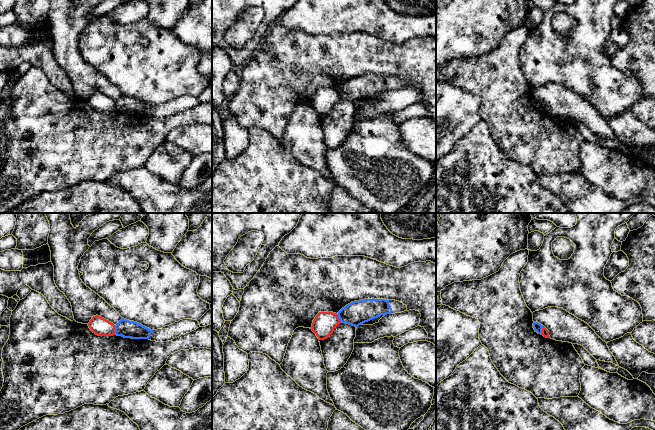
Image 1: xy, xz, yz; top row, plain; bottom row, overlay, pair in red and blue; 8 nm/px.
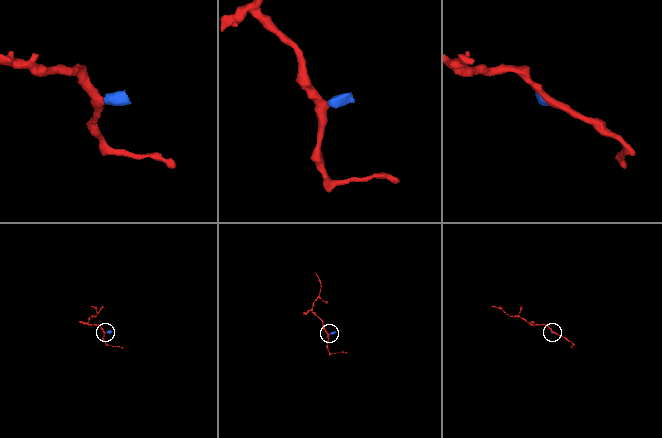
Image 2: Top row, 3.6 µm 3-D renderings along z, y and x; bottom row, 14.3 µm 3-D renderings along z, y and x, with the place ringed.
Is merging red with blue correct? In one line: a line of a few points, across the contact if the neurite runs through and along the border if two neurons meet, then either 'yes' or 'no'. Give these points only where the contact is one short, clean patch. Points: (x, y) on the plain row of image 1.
line xy (114, 101), (115, 110); no

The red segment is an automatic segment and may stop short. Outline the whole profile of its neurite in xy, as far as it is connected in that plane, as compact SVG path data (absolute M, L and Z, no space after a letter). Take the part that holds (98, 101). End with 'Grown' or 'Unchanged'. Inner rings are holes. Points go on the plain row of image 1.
M93 92L88 99L89 104L98 112L113 112L115 111L115 101L101 92Z. Unchanged

